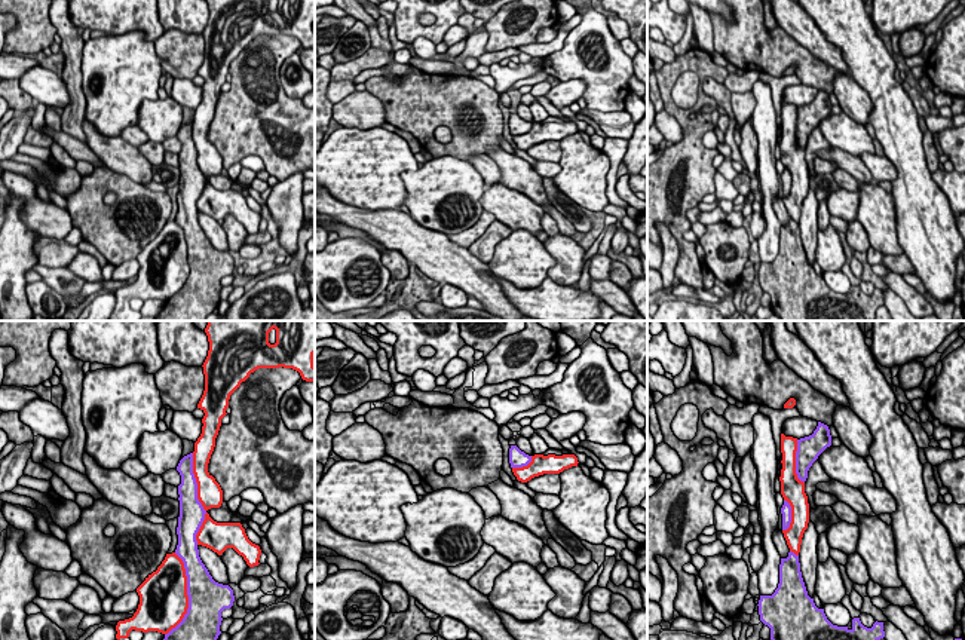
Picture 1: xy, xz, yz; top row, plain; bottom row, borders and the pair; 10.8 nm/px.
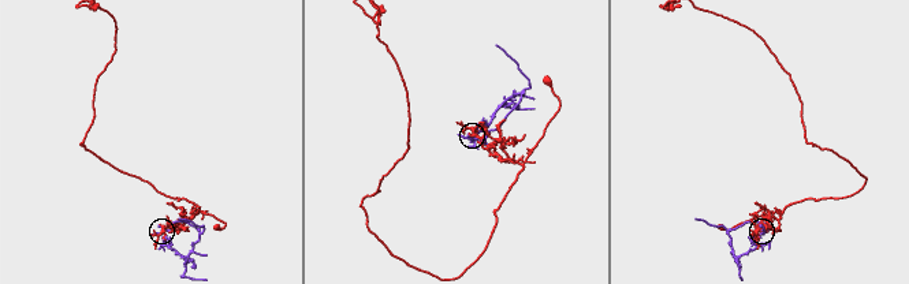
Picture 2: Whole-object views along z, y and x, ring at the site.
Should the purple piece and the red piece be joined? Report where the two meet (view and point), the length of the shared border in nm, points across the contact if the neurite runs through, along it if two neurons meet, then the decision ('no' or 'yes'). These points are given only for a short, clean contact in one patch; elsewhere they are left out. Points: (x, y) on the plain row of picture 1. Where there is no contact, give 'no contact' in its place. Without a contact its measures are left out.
meets purple in xy at (198, 167); contact 1000 nm long; no

